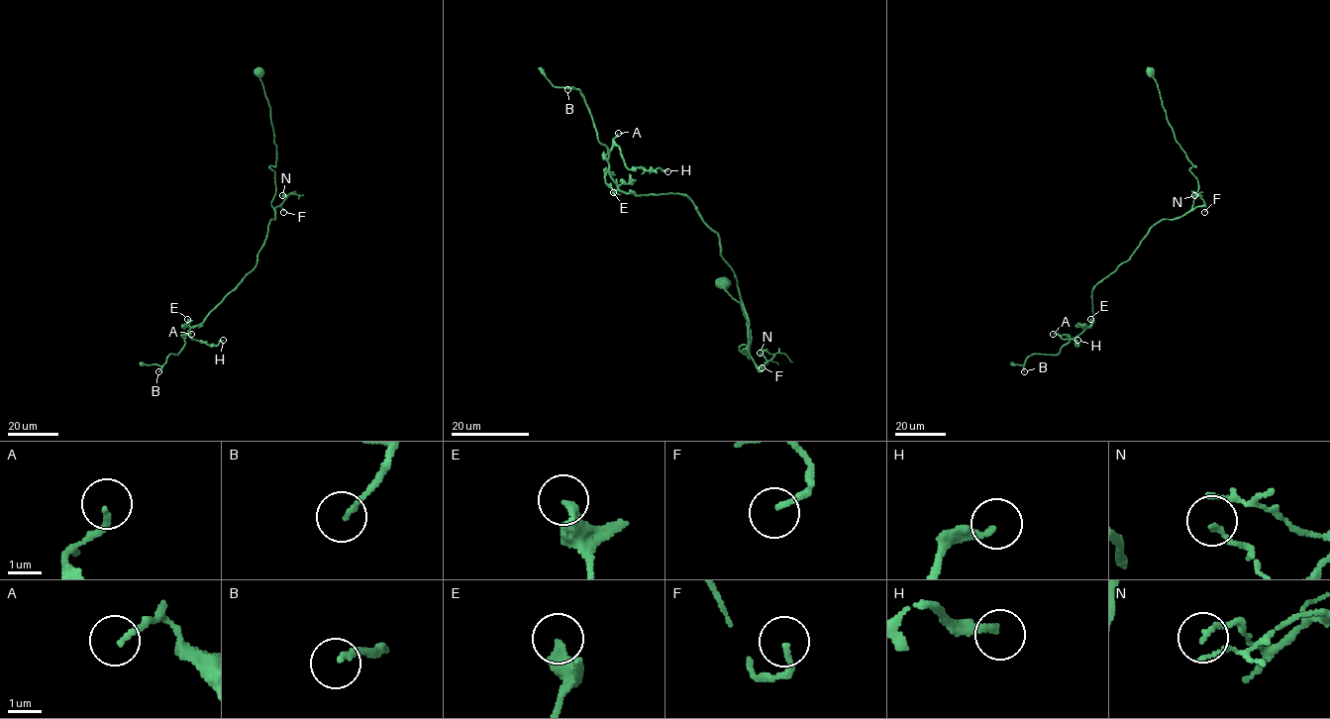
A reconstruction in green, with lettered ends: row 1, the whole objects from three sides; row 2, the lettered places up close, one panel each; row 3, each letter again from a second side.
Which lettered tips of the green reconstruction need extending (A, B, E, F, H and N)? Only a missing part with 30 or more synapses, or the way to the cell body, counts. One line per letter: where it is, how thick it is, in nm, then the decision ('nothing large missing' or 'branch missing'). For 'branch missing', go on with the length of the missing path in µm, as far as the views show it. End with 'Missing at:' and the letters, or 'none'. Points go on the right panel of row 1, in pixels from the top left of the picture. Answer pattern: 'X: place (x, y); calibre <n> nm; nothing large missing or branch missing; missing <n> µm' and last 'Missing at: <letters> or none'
A: place (1053, 334); calibre 170 nm; nothing large missing
B: place (1024, 371); calibre 150 nm; branch missing; missing 20 µm
E: place (1090, 319); calibre 320 nm; nothing large missing
F: place (1204, 212); calibre 150 nm; nothing large missing
H: place (1077, 340); calibre 200 nm; nothing large missing
N: place (1194, 195); calibre 90 nm; nothing large missing
Missing at: B

